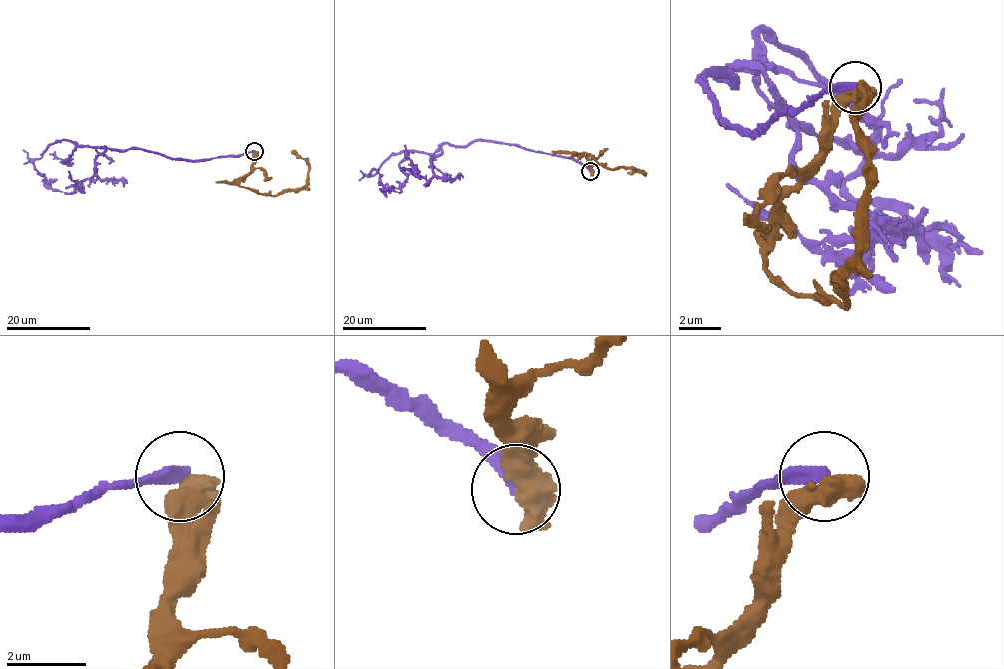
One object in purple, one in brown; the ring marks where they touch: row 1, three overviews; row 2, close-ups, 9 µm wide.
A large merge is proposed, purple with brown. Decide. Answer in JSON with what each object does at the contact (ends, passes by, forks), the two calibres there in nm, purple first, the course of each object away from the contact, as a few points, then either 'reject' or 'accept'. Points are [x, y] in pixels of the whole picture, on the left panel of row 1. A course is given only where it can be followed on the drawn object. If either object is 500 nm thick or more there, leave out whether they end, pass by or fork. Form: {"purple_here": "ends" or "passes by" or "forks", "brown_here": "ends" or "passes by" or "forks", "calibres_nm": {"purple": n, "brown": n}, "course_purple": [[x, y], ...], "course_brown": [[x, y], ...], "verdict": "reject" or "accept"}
{"calibres_nm": {"purple": 300, "brown": 700}, "course_purple": [[254, 151], [183, 160], [139, 149], [77, 146], [60, 140], [51, 143], [33, 167], [49, 185], [62, 192]], "course_brown": [[254, 151], [253, 168], [239, 184], [271, 195], [297, 190], [307, 183], [309, 164], [291, 151]], "verdict": "reject"}

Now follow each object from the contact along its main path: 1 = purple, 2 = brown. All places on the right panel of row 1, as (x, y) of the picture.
1: (854, 88), (735, 130), (704, 78), (766, 68), (761, 31), (792, 47), (870, 120), (844, 187), (958, 286)
2: (854, 88), (833, 145), (781, 192), (766, 260), (833, 301), (844, 301), (839, 280), (859, 244), (864, 88)

